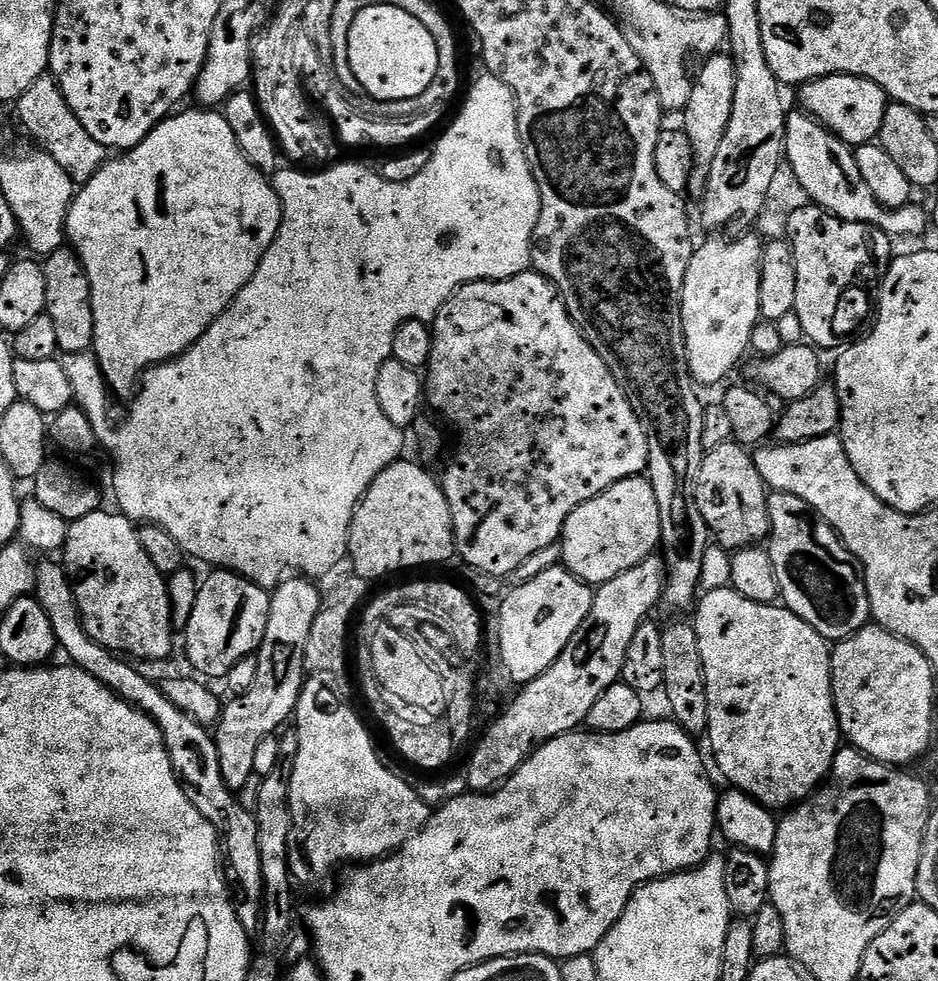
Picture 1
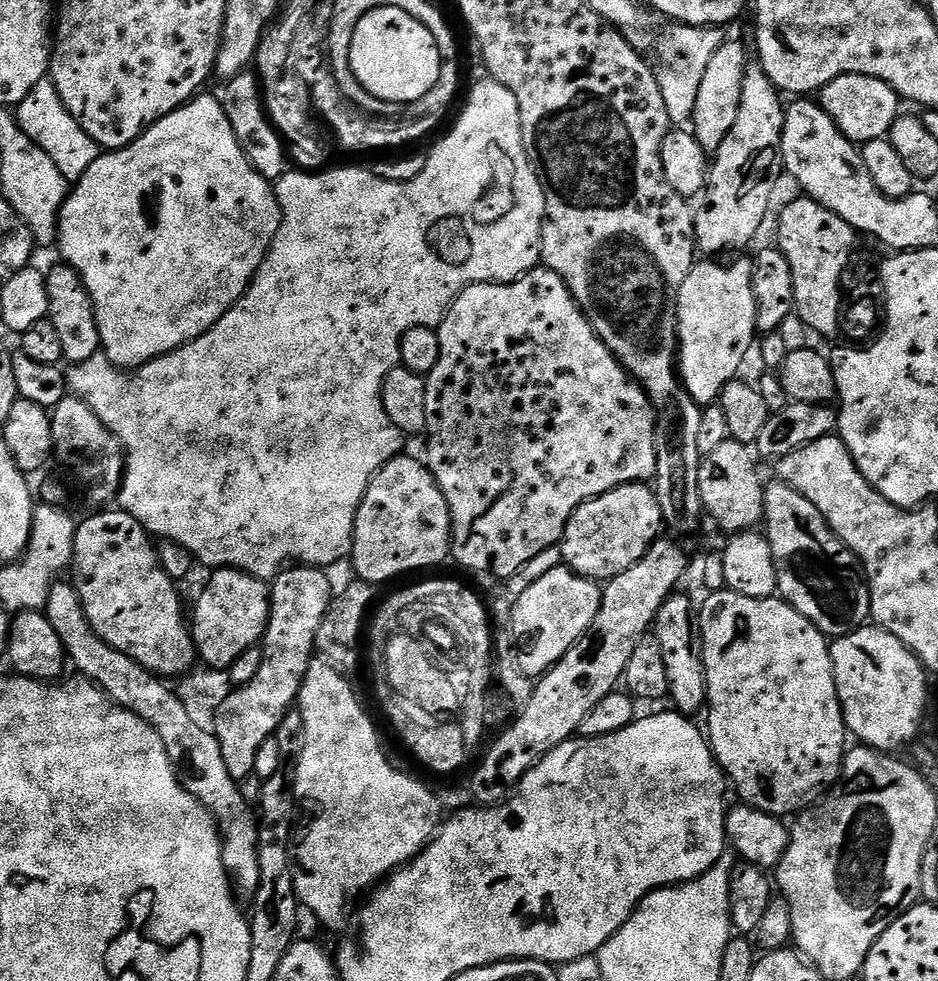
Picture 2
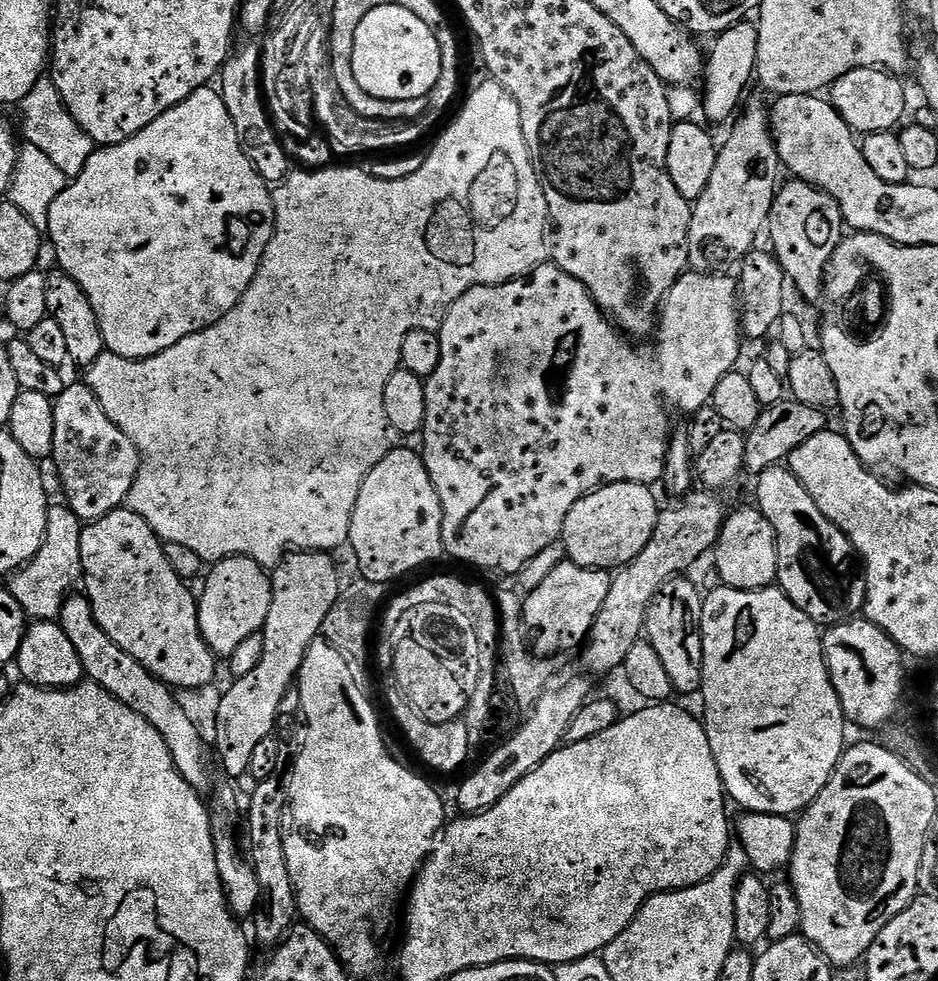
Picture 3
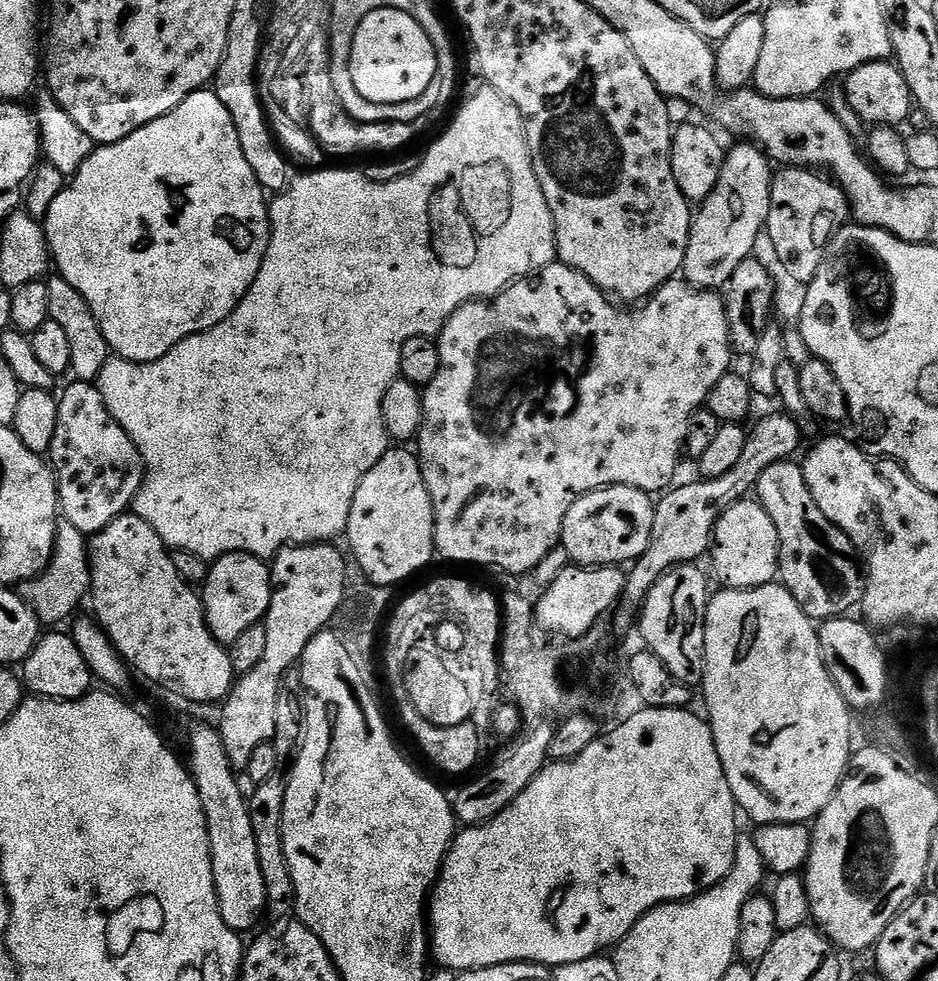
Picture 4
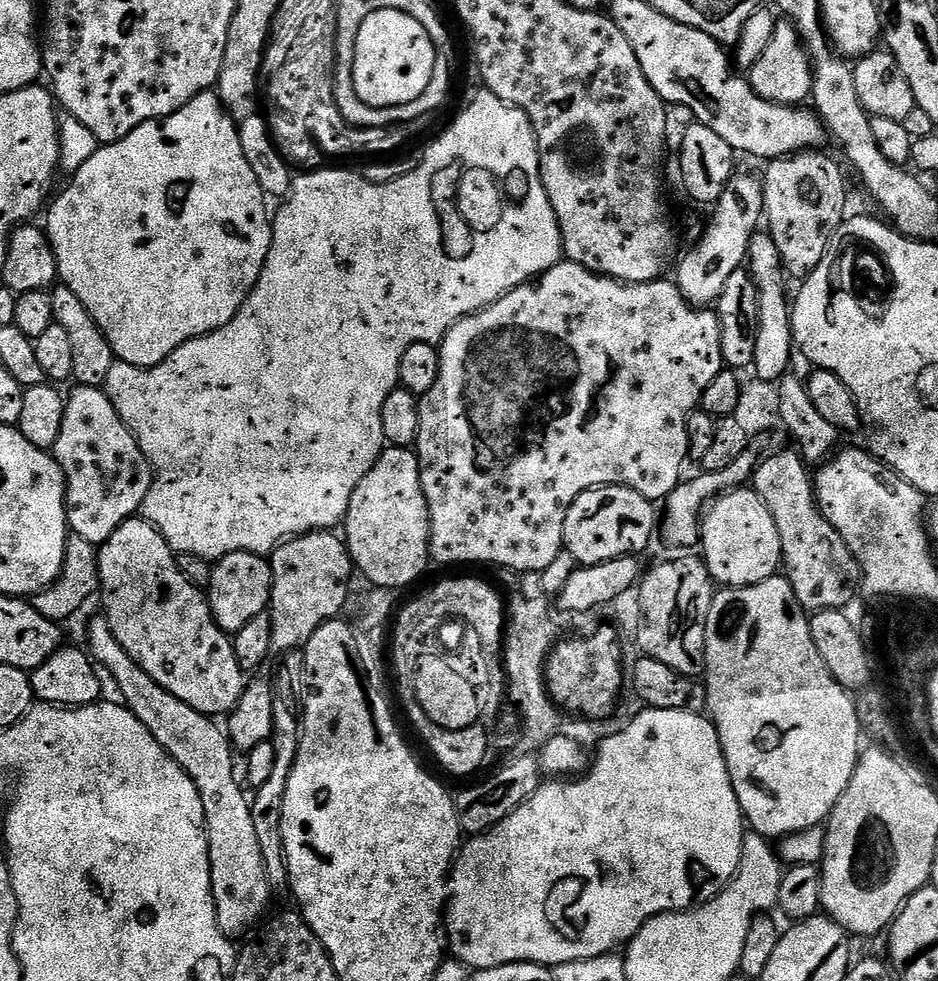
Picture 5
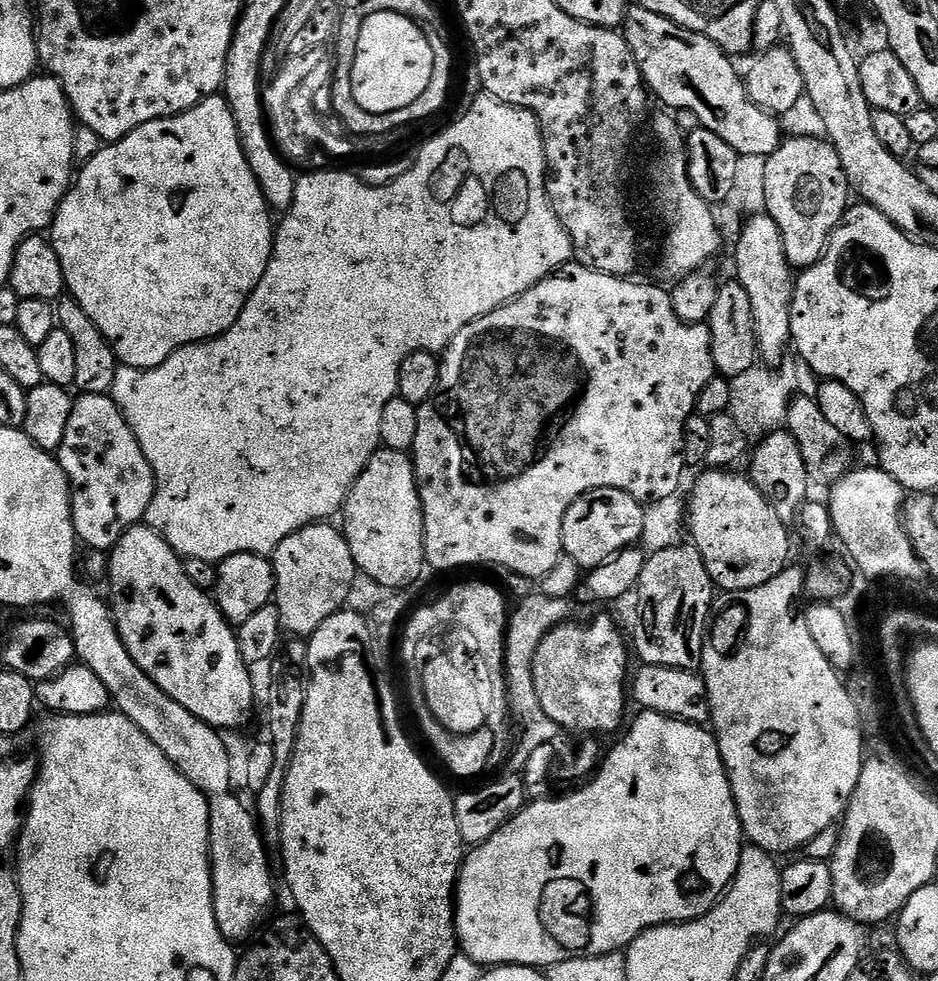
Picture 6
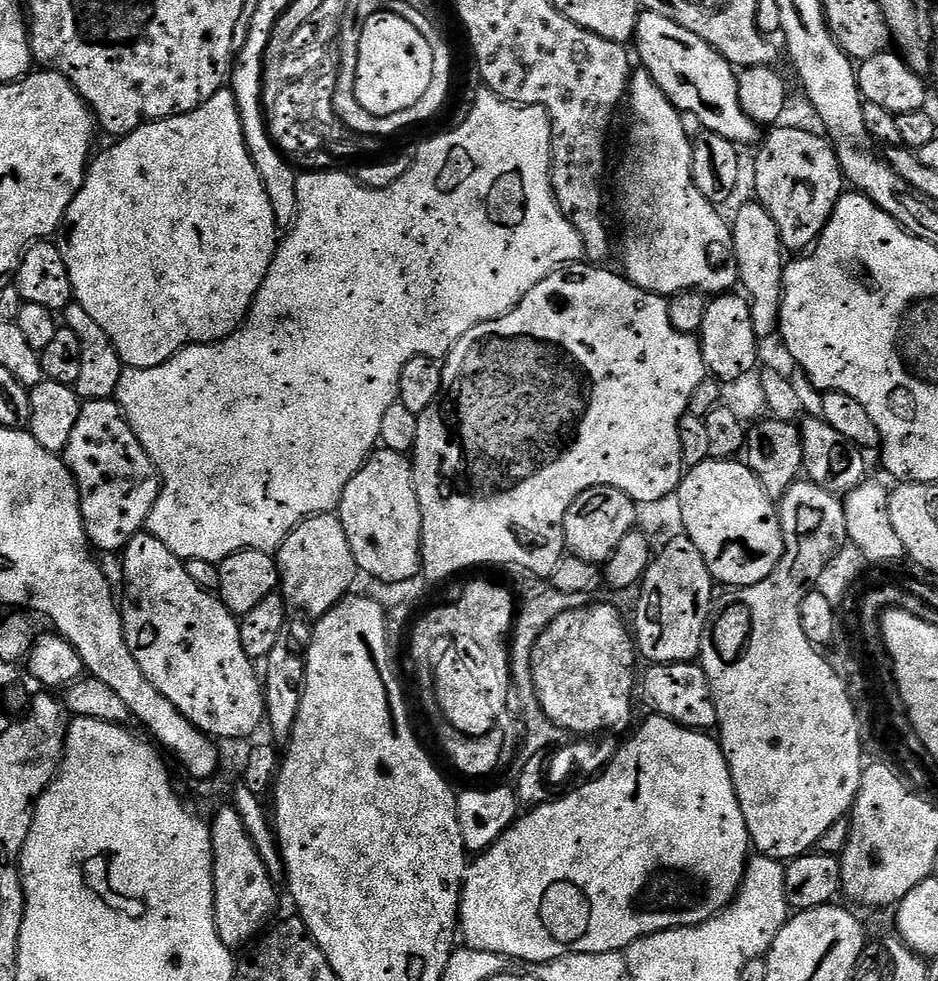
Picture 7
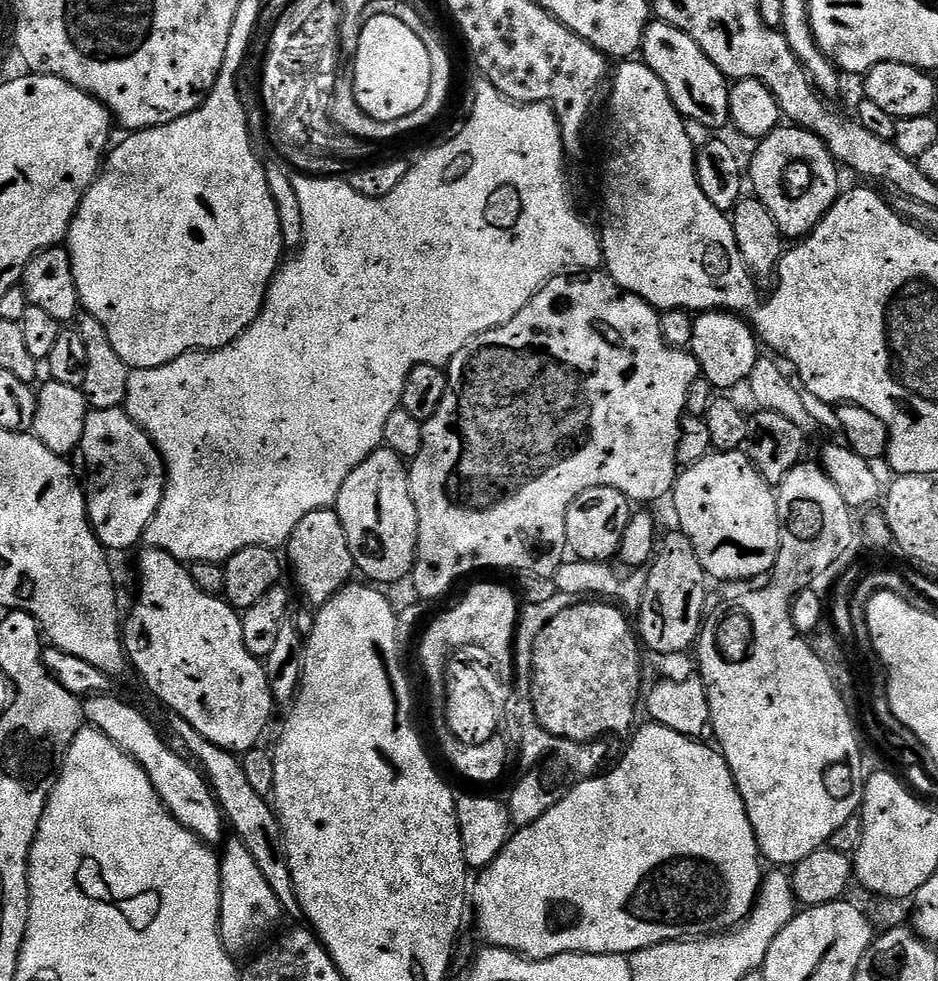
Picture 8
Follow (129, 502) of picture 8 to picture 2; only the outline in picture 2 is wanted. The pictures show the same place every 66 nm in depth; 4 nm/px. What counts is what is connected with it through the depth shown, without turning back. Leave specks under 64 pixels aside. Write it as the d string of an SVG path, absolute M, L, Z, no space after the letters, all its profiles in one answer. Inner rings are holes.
M65 394L62 402L58 402L55 408L50 412L52 418L52 450L55 459L60 459L60 464L66 471L72 472L72 476L88 491L88 500L92 504L100 504L96 506L108 506L108 504L117 499L120 484L124 481L124 447L118 442L118 438L114 438L114 434L110 434L110 430L106 430L106 426L102 422L102 418L98 418L98 414L94 414L94 410L90 410L90 406L86 406L86 402L82 402L76 396Z

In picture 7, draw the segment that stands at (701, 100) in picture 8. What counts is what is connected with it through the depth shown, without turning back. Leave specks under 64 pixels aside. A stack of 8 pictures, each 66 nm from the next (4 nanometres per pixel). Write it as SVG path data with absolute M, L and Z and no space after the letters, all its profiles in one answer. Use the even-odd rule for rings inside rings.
M647 10L641 11L640 18L638 22L638 26L636 27L636 34L634 37L634 45L636 44L636 52L635 55L638 57L640 55L640 60L642 63L643 71L648 72L653 78L656 85L660 87L661 90L665 92L670 98L670 102L675 108L680 109L681 113L693 116L694 119L697 120L701 125L699 126L703 131L713 132L714 134L718 134L722 138L726 138L729 140L731 144L735 144L737 146L745 146L744 144L753 144L753 146L759 145L762 140L762 128L761 125L755 124L751 118L744 113L742 110L742 106L740 105L740 99L738 98L738 72L733 65L729 64L726 58L722 58L722 54L718 54L716 51L709 46L708 43L705 42L702 38L698 38L698 34L694 34L690 30L686 30L686 26L678 26L678 22L674 22L670 18L666 18L662 14L658 14L657 12L650 12Z

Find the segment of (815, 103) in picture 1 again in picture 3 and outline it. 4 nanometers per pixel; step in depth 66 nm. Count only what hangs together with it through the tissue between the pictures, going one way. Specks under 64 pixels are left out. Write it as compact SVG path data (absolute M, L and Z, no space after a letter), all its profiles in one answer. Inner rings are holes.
M855 68L850 70L850 74L833 82L830 99L832 105L838 110L838 114L842 114L846 126L850 126L853 132L861 137L869 136L875 132L891 132L901 123L899 120L903 118L904 107L908 104L907 98L904 97L904 84L900 80L903 79L899 75L886 72L882 68Z

